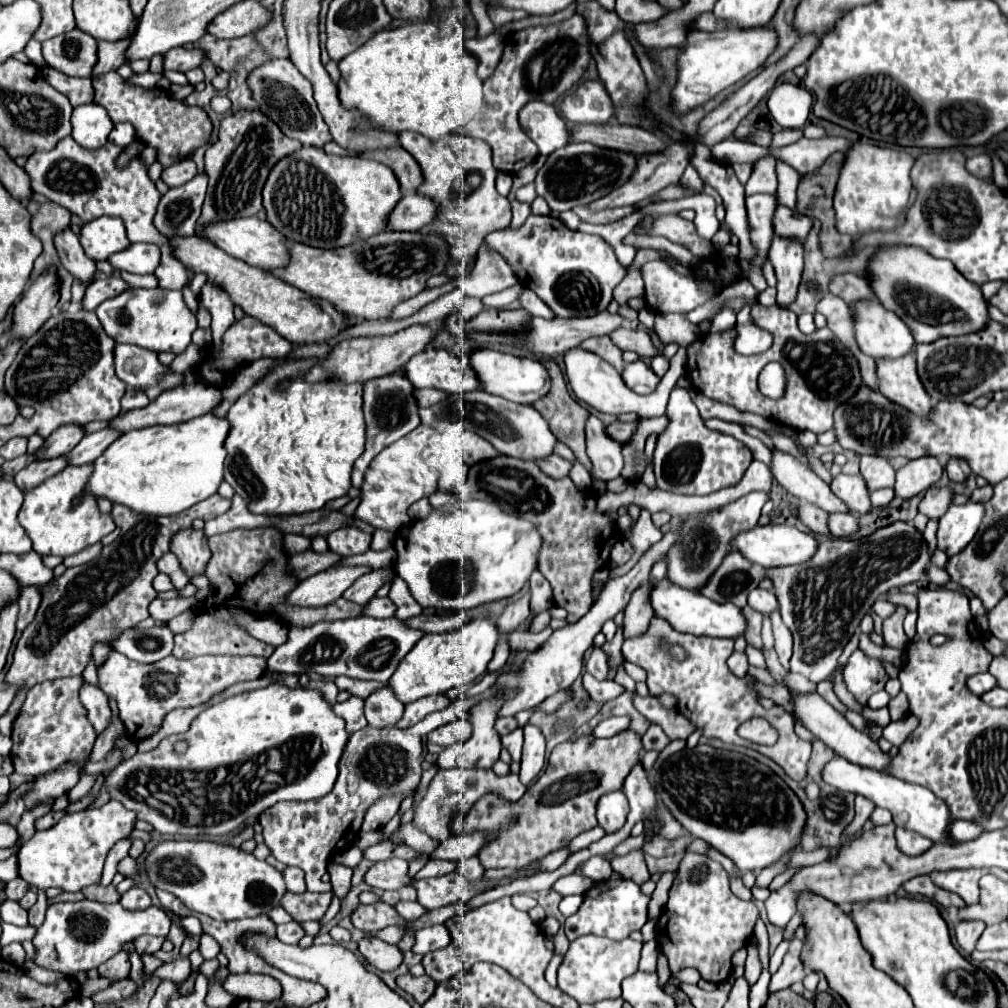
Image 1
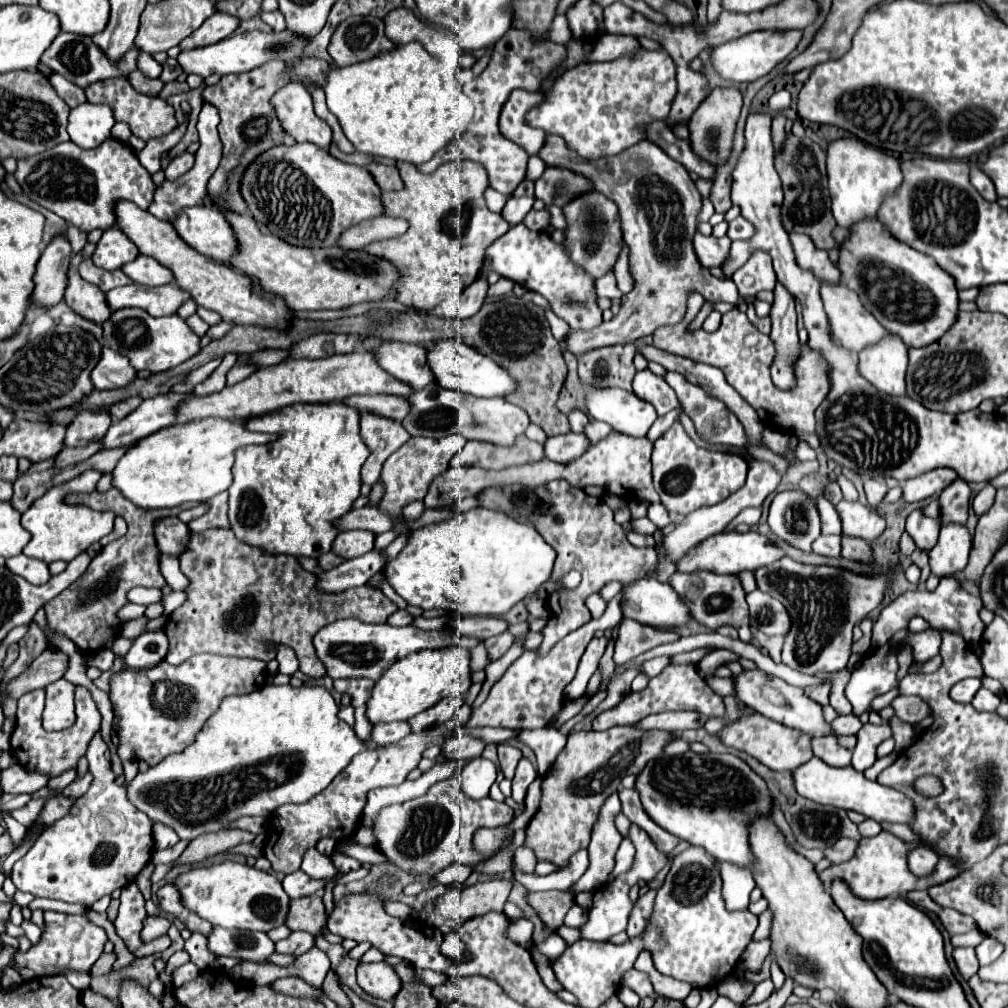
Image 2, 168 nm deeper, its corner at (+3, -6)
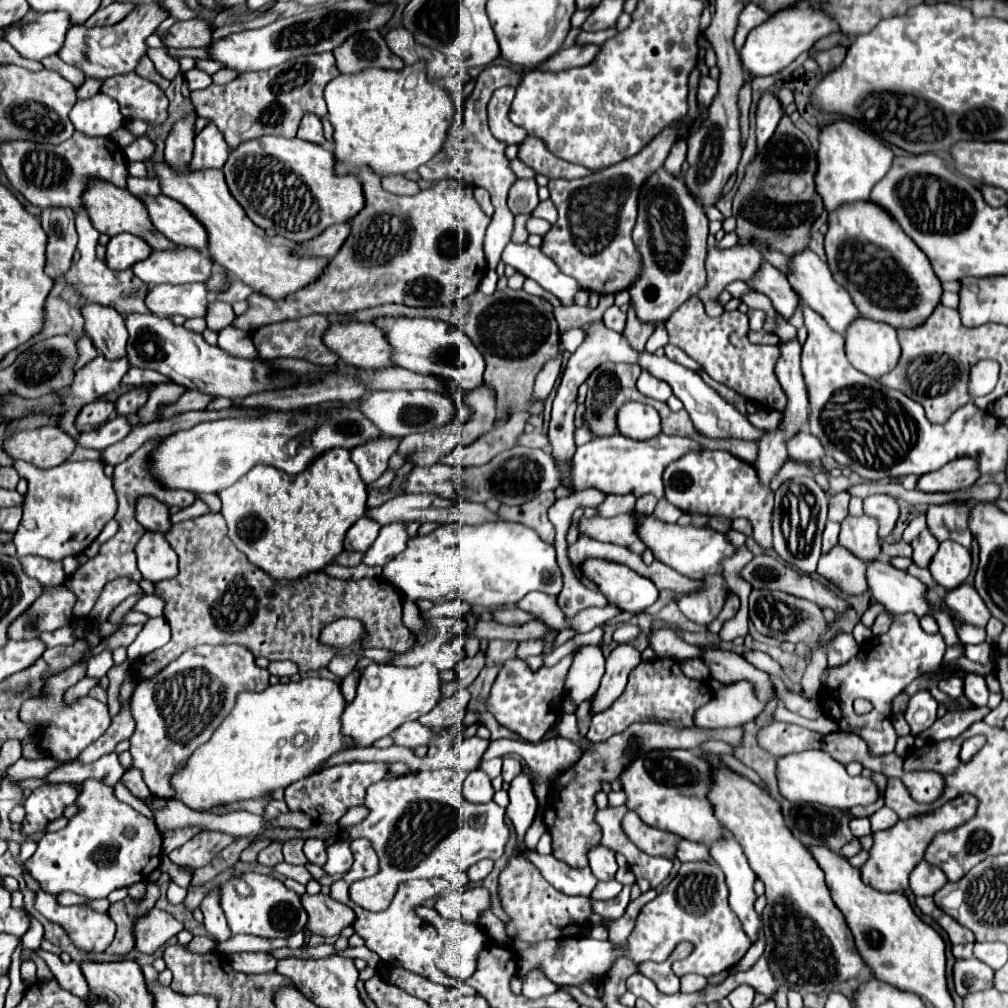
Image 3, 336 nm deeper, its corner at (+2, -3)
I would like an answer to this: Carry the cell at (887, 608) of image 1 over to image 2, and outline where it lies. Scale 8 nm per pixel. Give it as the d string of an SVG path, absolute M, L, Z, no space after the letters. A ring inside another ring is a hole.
M946 576L946 578L940 578L940 584L934 592L928 592L926 588L918 588L900 594L894 602L884 606L878 622L874 624L872 644L874 646L886 644L894 632L898 632L900 628L906 628L906 624L910 622L912 616L922 616L930 624L930 628L936 628L936 630L938 628L948 628L952 632L962 634L968 640L968 644L976 644L976 642L980 642L980 638L984 634L984 622L978 616L980 608L982 608L980 596L968 594L952 576Z

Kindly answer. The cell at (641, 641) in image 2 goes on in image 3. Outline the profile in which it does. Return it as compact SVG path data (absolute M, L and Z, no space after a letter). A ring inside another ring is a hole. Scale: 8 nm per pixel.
M617 645L607 657L607 669L601 679L601 687L597 689L591 701L591 715L597 715L613 705L613 701L623 693L627 685L627 675L641 661L641 653L631 645Z

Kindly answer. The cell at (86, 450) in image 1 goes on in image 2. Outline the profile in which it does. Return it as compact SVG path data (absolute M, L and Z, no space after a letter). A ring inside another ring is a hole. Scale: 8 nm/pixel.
M174 392L144 400L138 410L134 410L132 414L128 414L126 418L122 418L120 422L116 422L108 428L106 436L100 440L102 448L110 450L110 448L130 446L130 444L158 432L160 428L172 426L176 422L174 410L182 400L184 400L184 396L174 394Z

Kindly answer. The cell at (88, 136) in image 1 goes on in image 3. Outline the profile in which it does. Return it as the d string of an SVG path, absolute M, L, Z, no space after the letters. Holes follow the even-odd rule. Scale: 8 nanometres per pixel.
M103 93L89 99L79 99L71 109L69 119L77 131L91 137L107 137L123 125L123 115L119 113L117 101Z

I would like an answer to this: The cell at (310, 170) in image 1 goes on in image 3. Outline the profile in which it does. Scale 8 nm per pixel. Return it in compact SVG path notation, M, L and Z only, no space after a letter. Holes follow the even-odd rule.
M269 135L231 149L223 173L231 195L255 225L275 229L277 235L303 243L335 223L349 221L365 205L359 179L355 175L337 177L333 167L331 151L299 137L285 139Z

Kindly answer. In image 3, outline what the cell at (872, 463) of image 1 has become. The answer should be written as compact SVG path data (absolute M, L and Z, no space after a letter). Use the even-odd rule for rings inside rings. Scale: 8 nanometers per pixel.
M889 495L867 497L863 501L863 509L869 517L875 517L879 521L879 539L885 539L893 531L897 519L899 519L899 505Z

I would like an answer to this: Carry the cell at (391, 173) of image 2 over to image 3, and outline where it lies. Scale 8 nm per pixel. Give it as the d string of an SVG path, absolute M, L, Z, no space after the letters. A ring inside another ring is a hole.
M403 175L383 177L381 183L383 183L383 189L385 189L385 191L391 191L391 193L395 193L395 195L415 195L415 193L421 191L417 183L409 181L409 179L403 177Z

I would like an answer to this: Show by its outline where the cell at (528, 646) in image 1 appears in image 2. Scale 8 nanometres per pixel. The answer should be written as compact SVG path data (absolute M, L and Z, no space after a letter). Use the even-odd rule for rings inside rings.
M480 642L480 644L472 650L472 668L474 668L474 670L484 670L488 664L490 664L488 652L486 652L484 644Z

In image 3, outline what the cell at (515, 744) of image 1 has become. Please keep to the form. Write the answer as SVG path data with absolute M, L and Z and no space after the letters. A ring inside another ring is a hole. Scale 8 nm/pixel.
M505 757L505 761L503 761L503 781L505 783L511 783L519 773L521 773L521 761L519 759L513 759L513 757Z

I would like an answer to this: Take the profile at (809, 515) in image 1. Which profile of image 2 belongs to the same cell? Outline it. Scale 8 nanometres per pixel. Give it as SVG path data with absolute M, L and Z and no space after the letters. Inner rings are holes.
M830 534L830 536L818 536L812 544L812 550L816 554L822 554L822 556L840 556L840 536L836 534Z

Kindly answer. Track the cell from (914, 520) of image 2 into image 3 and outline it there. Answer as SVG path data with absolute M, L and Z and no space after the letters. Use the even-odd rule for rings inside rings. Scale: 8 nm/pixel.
M925 529L921 531L921 535L913 541L913 563L917 567L929 567L933 555L937 553L939 541Z

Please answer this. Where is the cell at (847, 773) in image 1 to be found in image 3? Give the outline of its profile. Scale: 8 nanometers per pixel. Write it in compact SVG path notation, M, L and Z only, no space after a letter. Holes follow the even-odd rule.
M801 751L777 759L777 783L779 793L787 801L797 803L821 803L837 809L851 809L853 805L871 805L879 797L879 789L871 779L861 775L849 777L845 767L825 751Z

